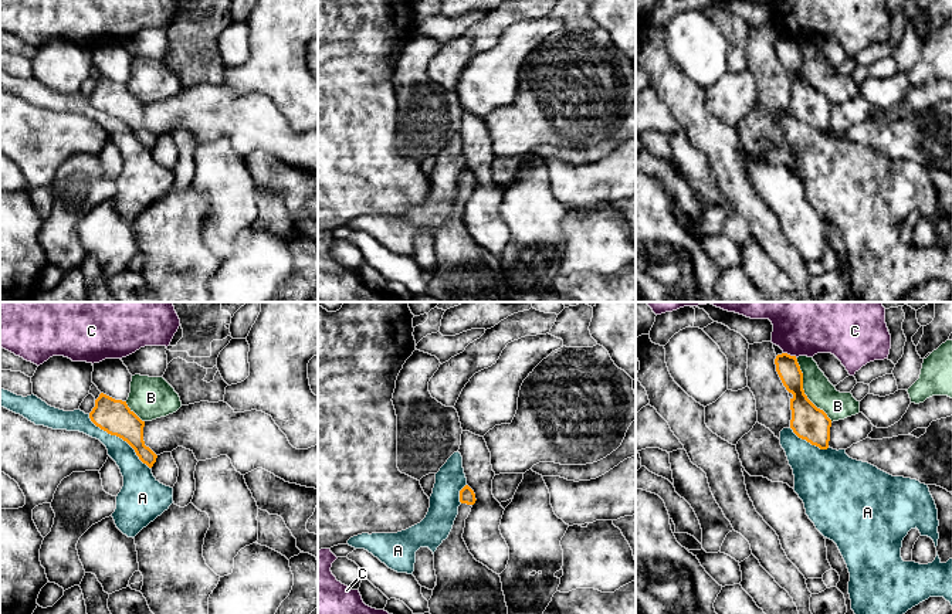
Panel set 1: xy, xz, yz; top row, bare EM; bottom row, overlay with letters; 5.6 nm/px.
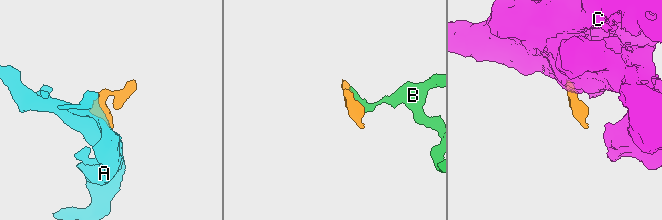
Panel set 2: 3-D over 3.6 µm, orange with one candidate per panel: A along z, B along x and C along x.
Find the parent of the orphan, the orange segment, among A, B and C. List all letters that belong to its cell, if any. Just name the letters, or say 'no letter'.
no letter

